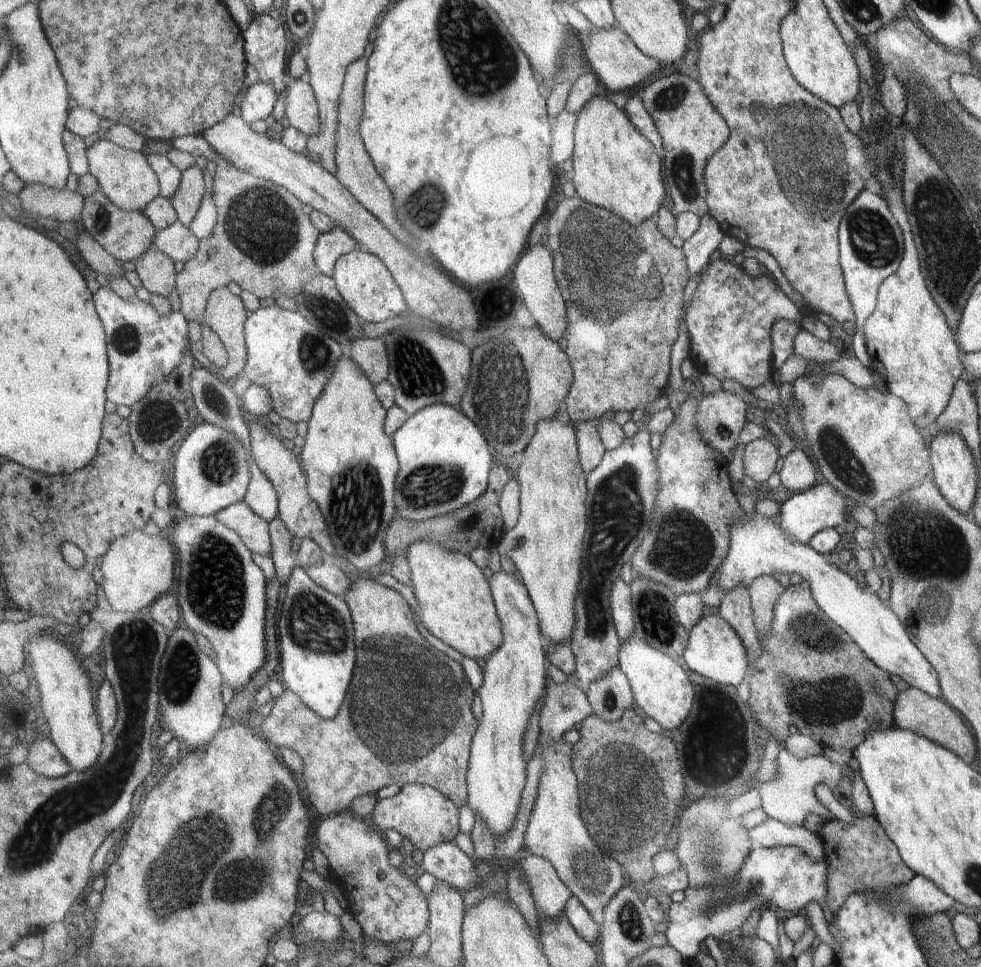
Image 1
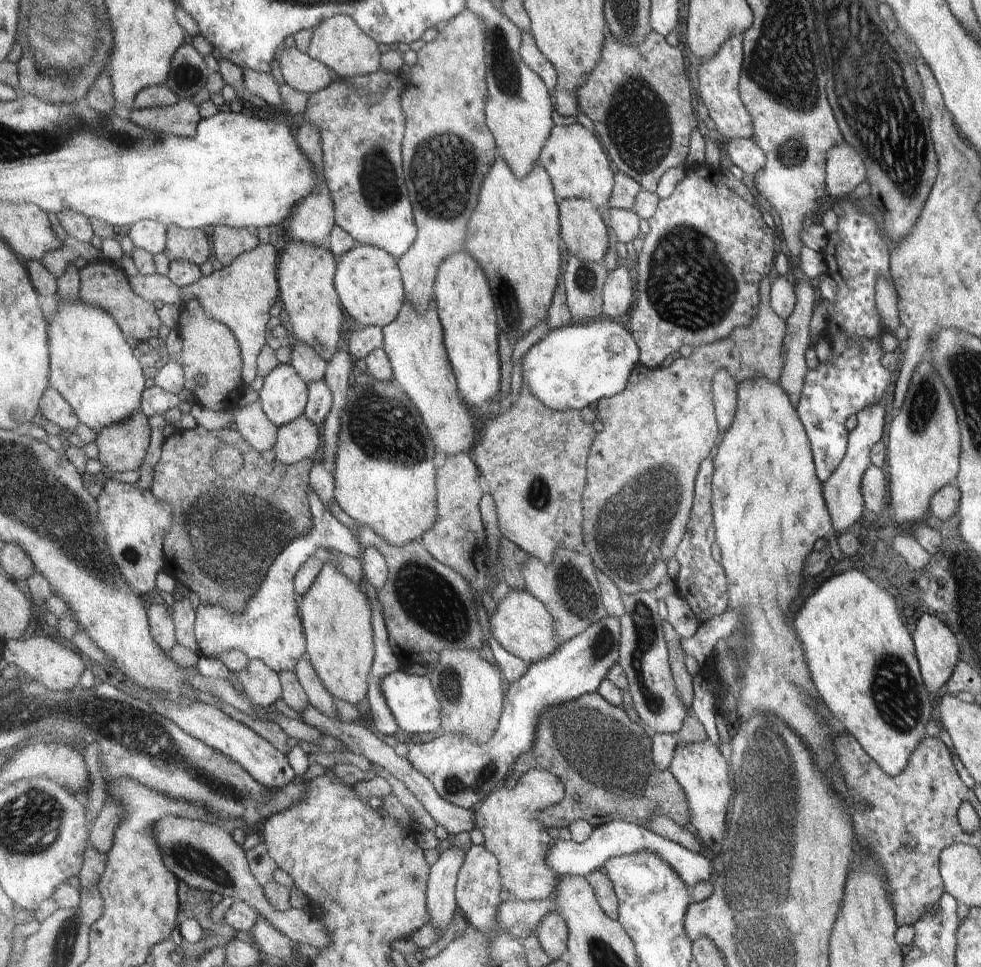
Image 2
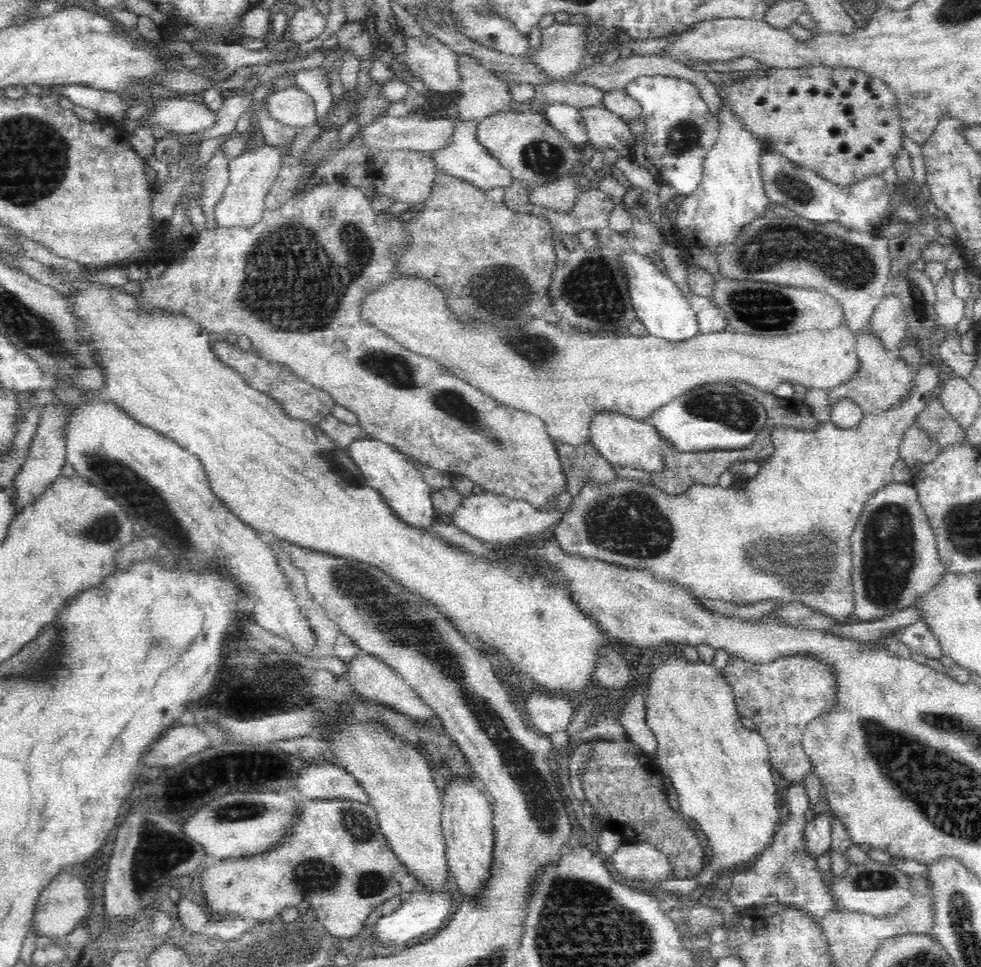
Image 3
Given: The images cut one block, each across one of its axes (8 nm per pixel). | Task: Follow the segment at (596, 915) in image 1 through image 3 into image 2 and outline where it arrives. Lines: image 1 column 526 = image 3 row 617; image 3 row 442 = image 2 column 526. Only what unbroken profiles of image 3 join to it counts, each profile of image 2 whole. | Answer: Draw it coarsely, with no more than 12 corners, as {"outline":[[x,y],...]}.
{"outline":[[545,769],[474,810],[515,899],[556,893],[556,840],[539,814],[565,796]]}

